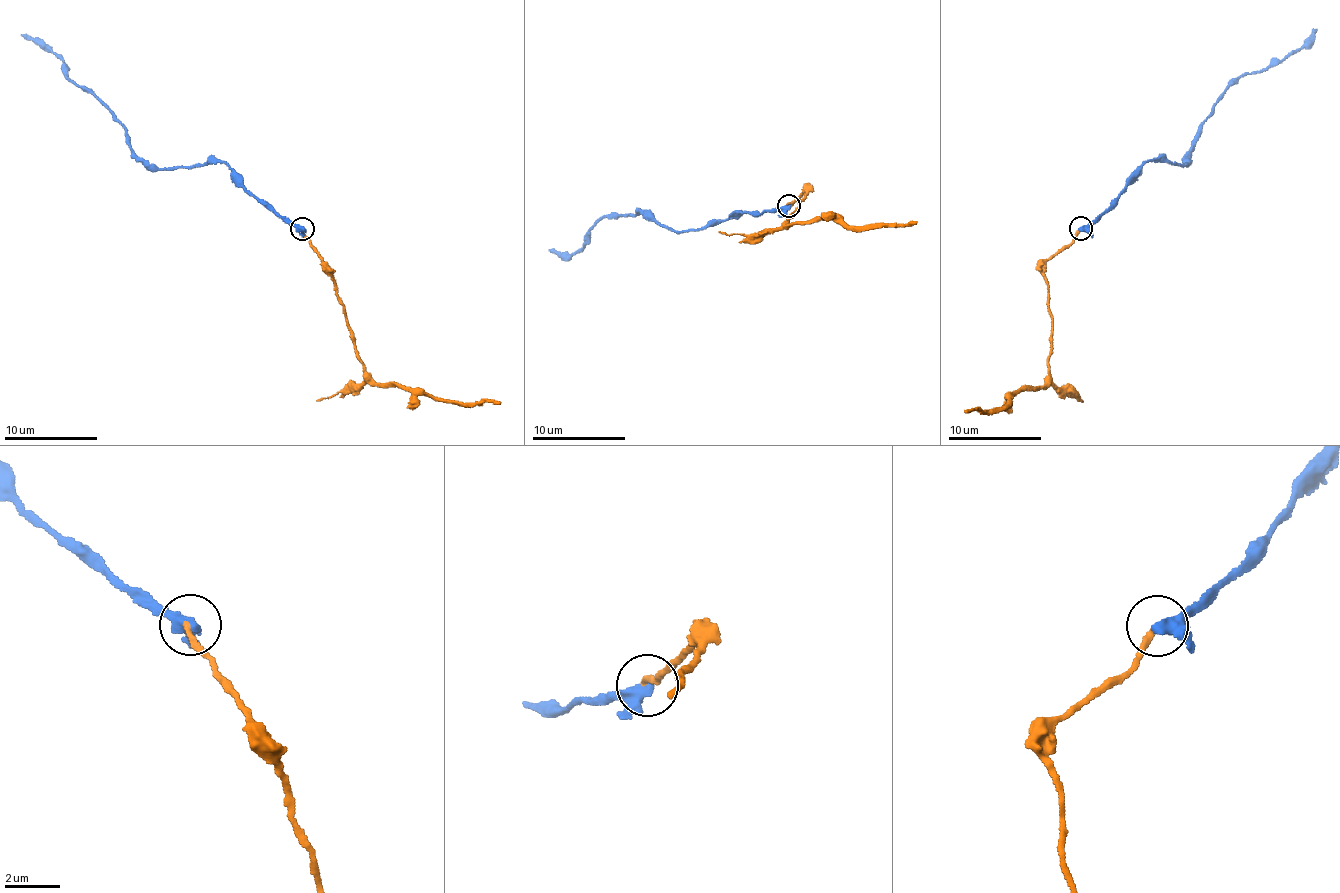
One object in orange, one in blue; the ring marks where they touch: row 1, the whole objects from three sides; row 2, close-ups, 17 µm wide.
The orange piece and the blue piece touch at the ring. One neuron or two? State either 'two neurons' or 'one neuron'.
one neuron

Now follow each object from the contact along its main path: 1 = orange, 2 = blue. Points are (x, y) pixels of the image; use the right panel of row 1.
1: (1080, 228), (1074, 240), (1046, 264), (1052, 351), (1049, 370), (1041, 385), (1007, 395), (1003, 406), (965, 413)
2: (1080, 228), (1111, 210), (1127, 181), (1147, 161), (1191, 162), (1194, 137), (1227, 87), (1308, 44), (1316, 28)

